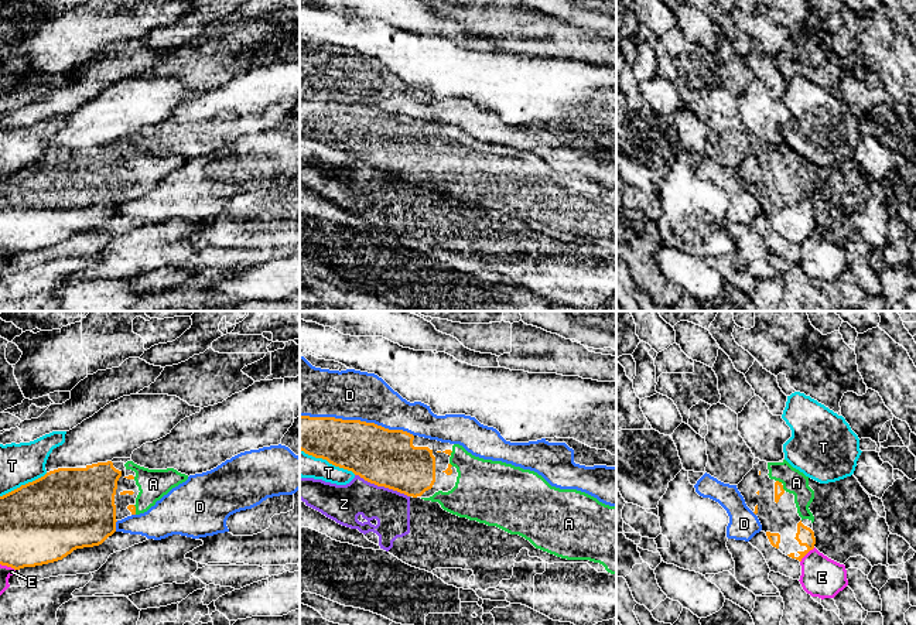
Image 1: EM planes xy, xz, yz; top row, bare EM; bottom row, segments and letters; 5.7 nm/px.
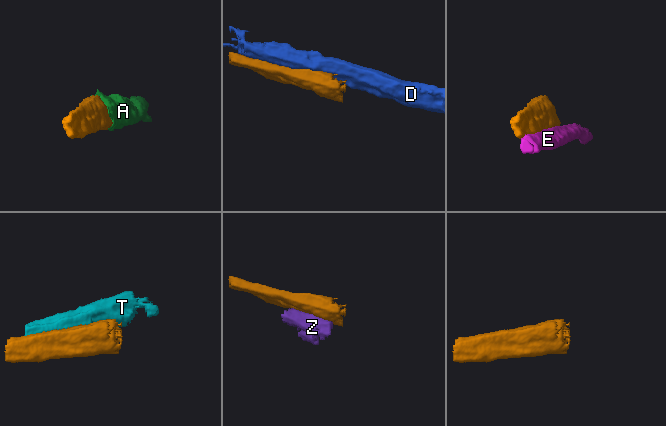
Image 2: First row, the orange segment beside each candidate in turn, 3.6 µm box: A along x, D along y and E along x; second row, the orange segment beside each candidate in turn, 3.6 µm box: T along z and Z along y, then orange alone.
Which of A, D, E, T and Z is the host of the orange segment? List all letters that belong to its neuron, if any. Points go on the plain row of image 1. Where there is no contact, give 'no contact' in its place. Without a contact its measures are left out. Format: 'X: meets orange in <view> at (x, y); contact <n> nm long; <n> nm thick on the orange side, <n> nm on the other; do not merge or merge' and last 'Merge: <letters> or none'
A: meets orange in yz at (778, 164); contact 40 nm long; 60 nm thick on the orange side, 140 nm on the other; merge
D: meets orange in xz at (356, 103); contact 650 nm long; 320 nm thick on the orange side, 280 nm on the other; do not merge
E: meets orange in yz at (806, 236); contact 120 nm long; 100 nm thick on the orange side, 220 nm on the other; do not merge
T: meets orange in xz at (328, 144); contact 360 nm long; 300 nm thick on the orange side, 140 nm on the other; do not merge
Z: meets orange in xz at (382, 168); contact 340 nm long; 320 nm thick on the orange side, 220 nm on the other; do not merge
Merge: A

